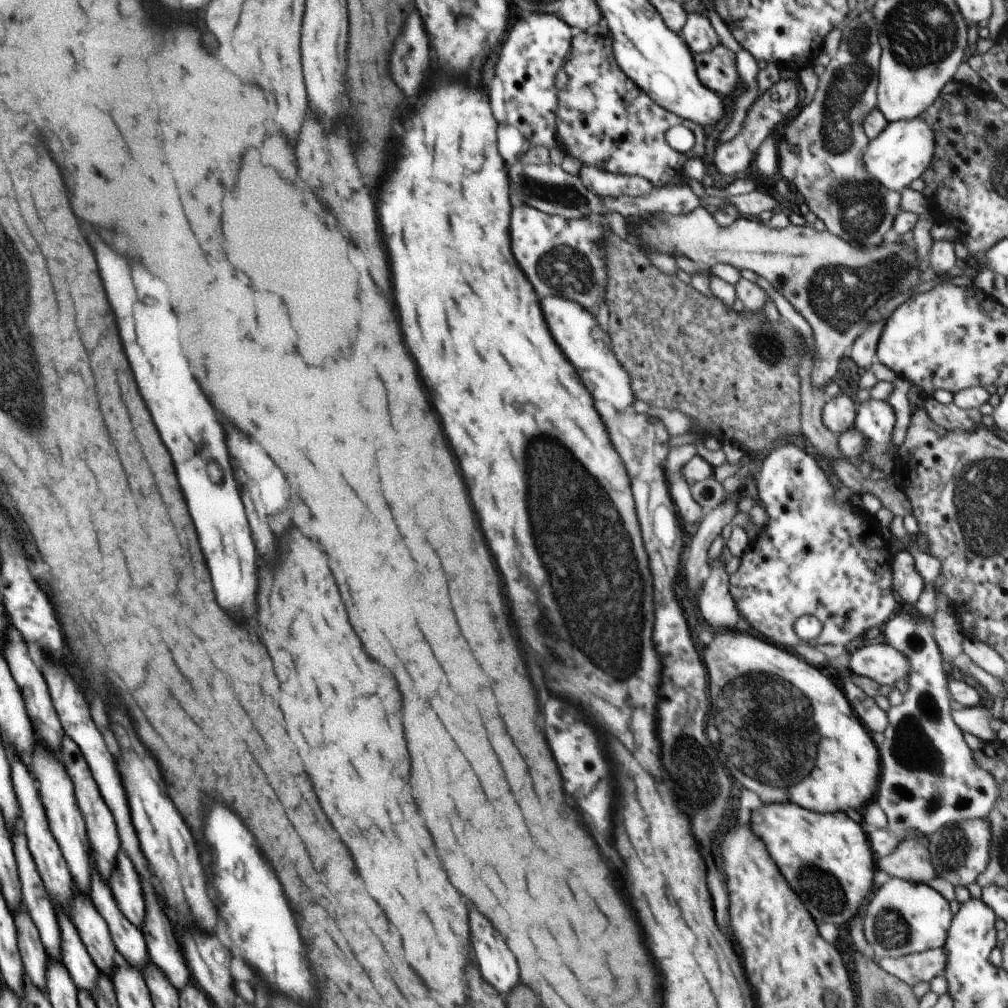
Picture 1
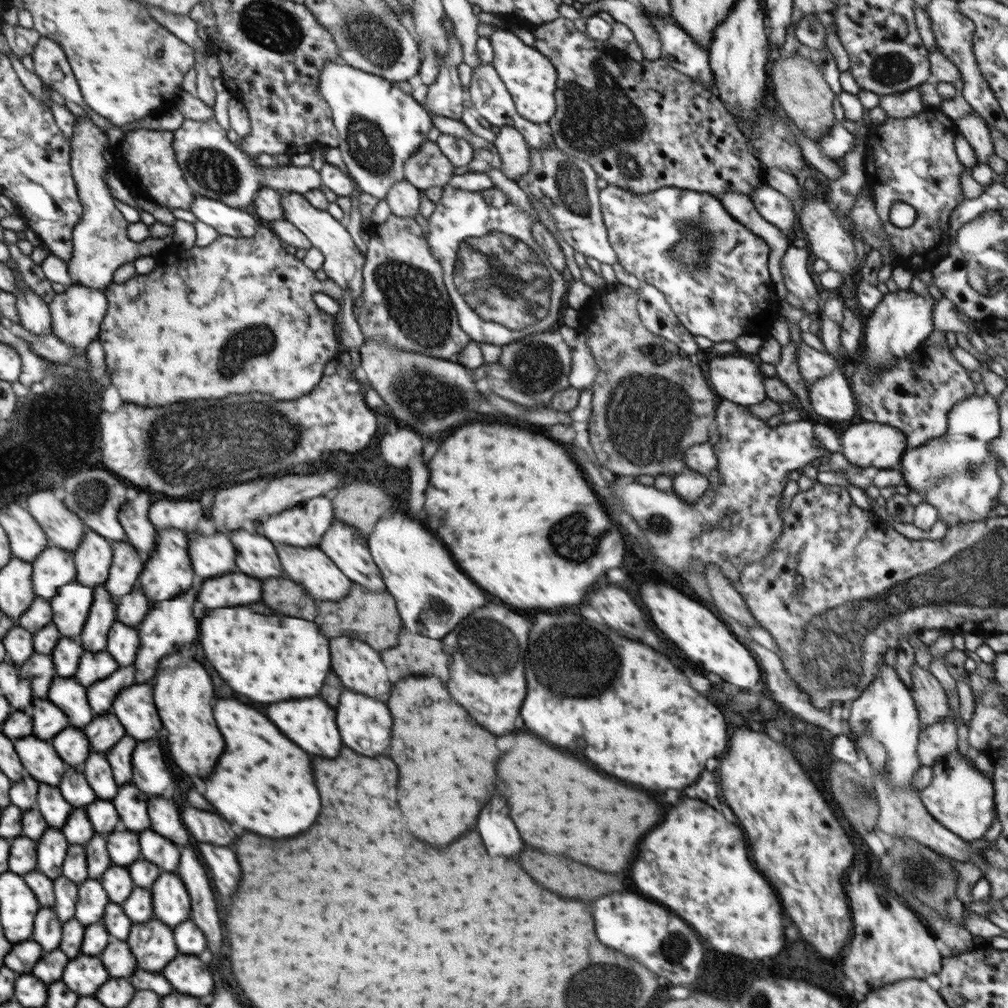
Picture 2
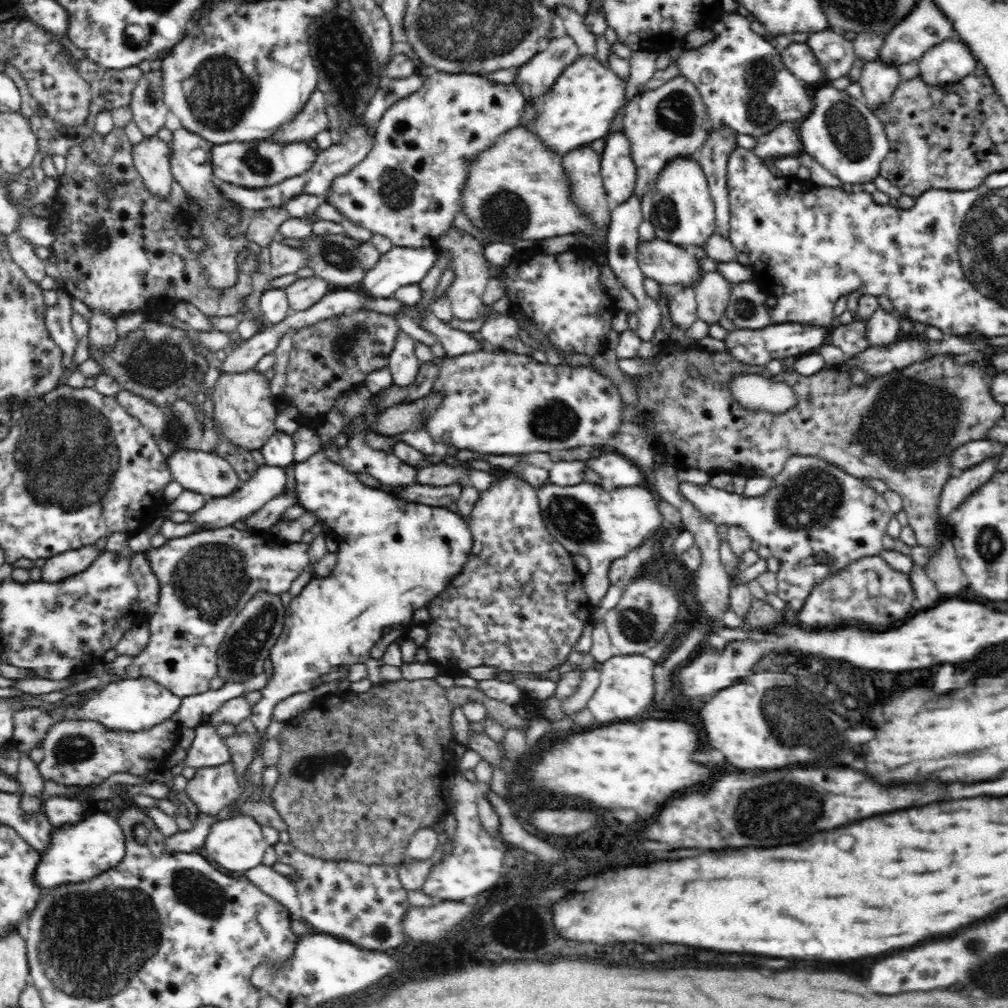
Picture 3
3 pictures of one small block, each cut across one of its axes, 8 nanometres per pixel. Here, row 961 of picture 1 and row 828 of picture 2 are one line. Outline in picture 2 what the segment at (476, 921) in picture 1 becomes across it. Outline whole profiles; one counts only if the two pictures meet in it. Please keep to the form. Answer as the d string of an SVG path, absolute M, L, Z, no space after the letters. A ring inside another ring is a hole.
M494 796L482 808L476 828L492 858L498 858L498 856L512 858L524 846L514 822L508 816L508 806L500 796Z

